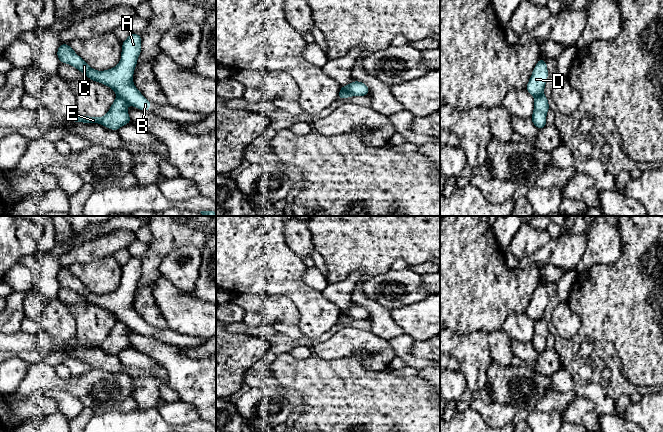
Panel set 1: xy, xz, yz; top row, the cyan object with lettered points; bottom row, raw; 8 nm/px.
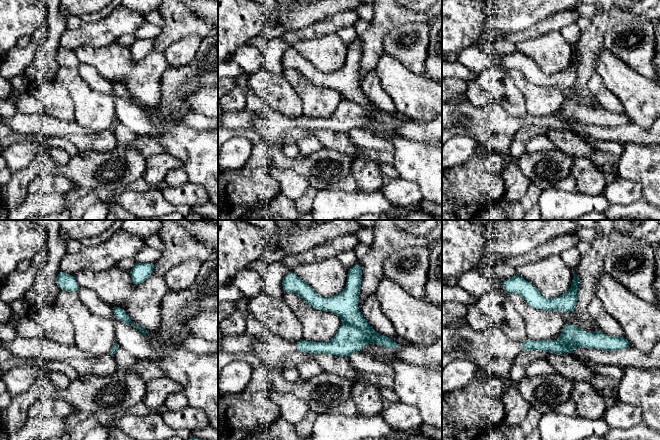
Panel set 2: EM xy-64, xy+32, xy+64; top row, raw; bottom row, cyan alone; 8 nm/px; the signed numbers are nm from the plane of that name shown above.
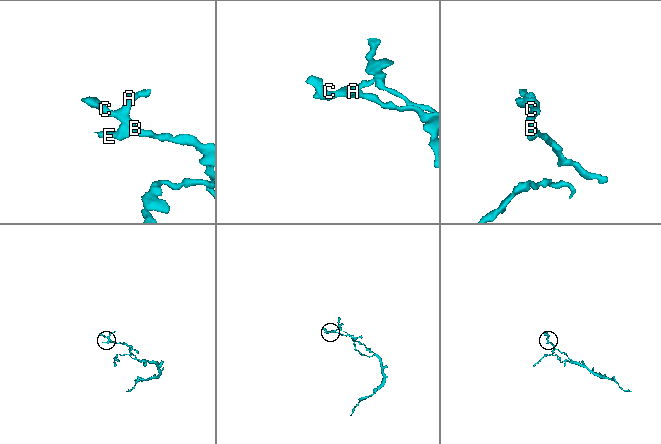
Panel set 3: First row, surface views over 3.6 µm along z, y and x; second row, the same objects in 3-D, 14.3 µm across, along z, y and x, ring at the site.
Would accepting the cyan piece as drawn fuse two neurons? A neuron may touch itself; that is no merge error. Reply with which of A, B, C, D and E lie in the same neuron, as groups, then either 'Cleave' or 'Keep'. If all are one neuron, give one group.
Groups: A B C D / E. Cleave

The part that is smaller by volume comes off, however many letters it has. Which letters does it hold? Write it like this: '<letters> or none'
A, B, C, D

